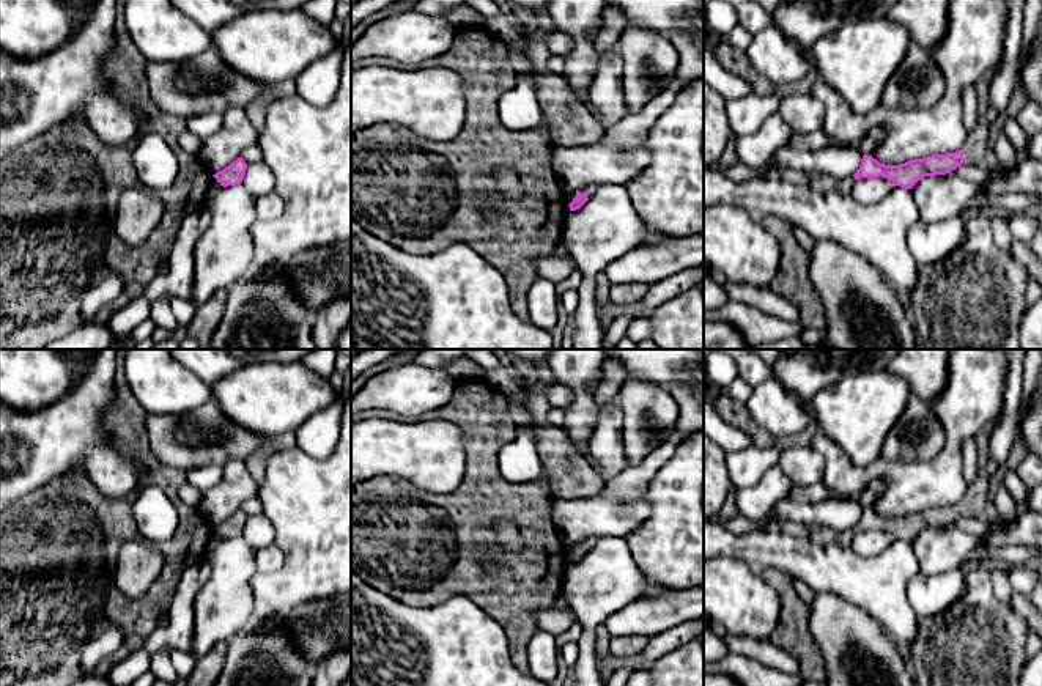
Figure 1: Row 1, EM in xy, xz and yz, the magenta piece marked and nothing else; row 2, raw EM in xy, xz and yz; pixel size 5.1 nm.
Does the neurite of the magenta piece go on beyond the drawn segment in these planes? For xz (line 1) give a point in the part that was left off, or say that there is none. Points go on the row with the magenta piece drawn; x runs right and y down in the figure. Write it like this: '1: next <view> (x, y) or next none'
1: next none

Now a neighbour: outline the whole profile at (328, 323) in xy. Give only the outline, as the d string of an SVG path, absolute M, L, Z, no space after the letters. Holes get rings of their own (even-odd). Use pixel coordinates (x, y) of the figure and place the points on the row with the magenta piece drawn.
M351 297L329 302L313 316L313 341L318 349L334 349L338 334L351 321Z

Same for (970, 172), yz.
M963 162L960 167L952 170L949 175L965 179L968 183L988 186L990 183L1000 179L1004 175L1004 168L1001 167L1000 162L996 164L996 168L993 172L984 170L982 167L976 164Z

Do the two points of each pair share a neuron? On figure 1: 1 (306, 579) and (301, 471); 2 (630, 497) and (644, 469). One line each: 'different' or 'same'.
1: same
2: same

